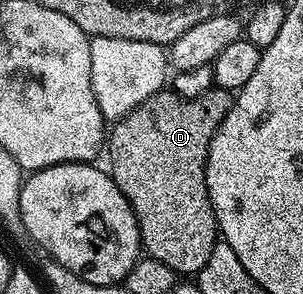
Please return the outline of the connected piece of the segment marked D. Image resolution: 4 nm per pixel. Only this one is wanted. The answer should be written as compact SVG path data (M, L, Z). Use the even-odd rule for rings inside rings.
M164 88L149 96L139 106L133 108L123 118L110 127L109 137L105 142L105 154L111 157L109 173L117 188L129 200L139 225L139 241L146 257L161 260L169 264L176 275L198 275L209 260L215 243L220 237L219 227L215 225L215 213L209 200L205 172L209 144L225 116L229 112L233 98L228 91L212 88L196 98L182 98L174 90Z

